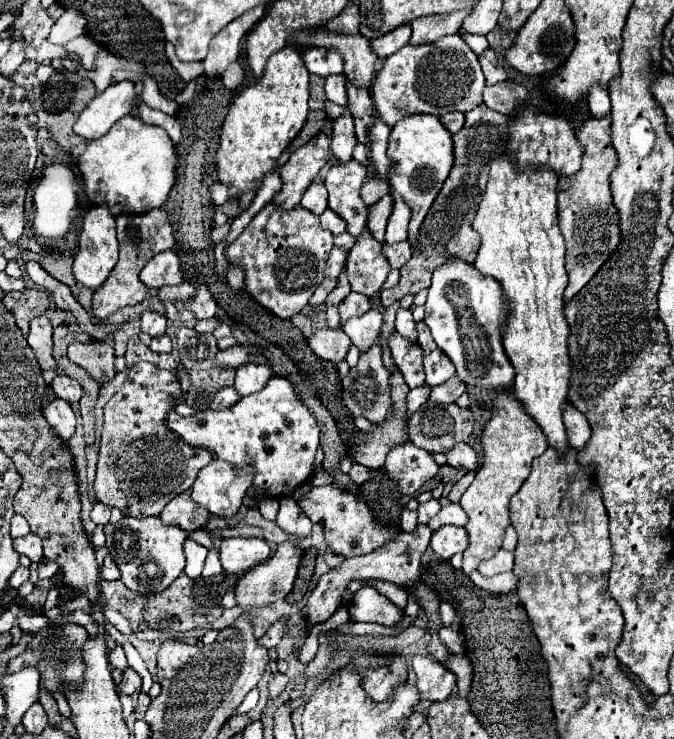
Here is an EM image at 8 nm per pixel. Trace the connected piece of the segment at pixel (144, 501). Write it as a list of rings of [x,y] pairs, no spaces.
[[[149,362],[129,368],[121,390],[105,406],[95,496],[99,502],[119,508],[125,516],[159,516],[161,508],[177,494],[193,486],[199,470],[213,460],[211,452],[187,446],[165,424],[167,412],[181,402],[181,384],[173,372]]]

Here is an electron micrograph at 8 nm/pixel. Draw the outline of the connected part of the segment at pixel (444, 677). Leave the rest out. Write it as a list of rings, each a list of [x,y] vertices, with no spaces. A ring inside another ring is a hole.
[[[415,656],[413,670],[417,674],[417,688],[421,700],[441,702],[449,698],[457,680],[457,676],[451,670],[447,670],[443,664],[429,656]]]

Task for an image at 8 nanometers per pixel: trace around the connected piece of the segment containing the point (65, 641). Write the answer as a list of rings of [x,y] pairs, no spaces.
[[[61,610],[61,614],[55,620],[51,620],[45,628],[37,630],[33,634],[29,648],[25,652],[21,652],[17,658],[9,660],[7,674],[19,672],[21,668],[27,668],[27,666],[35,666],[41,674],[39,686],[45,688],[47,692],[55,694],[55,692],[65,692],[67,688],[79,688],[83,674],[85,674],[85,662],[83,662],[83,656],[81,656],[81,648],[83,648],[89,634],[81,624],[69,622],[67,616],[69,616],[69,612]]]

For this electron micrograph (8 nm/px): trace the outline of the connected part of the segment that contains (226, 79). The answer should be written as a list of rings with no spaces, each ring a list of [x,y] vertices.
[[[235,62],[235,64],[229,66],[229,70],[227,70],[227,72],[220,78],[223,80],[225,88],[229,88],[229,90],[237,90],[239,84],[243,82],[243,78],[245,78],[245,70],[243,70],[243,66],[241,66],[239,62]]]

